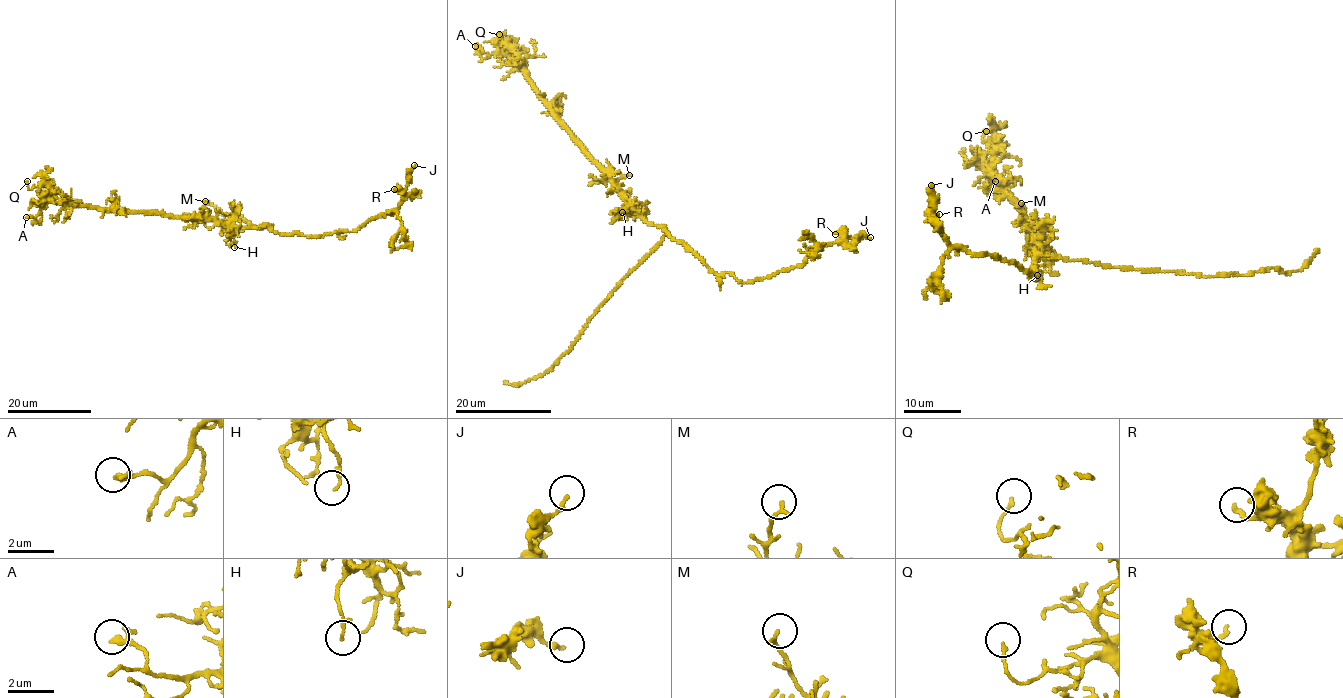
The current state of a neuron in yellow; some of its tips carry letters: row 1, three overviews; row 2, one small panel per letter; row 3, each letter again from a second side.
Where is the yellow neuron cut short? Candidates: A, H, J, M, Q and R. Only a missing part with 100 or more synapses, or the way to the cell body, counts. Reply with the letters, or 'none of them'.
none of them

